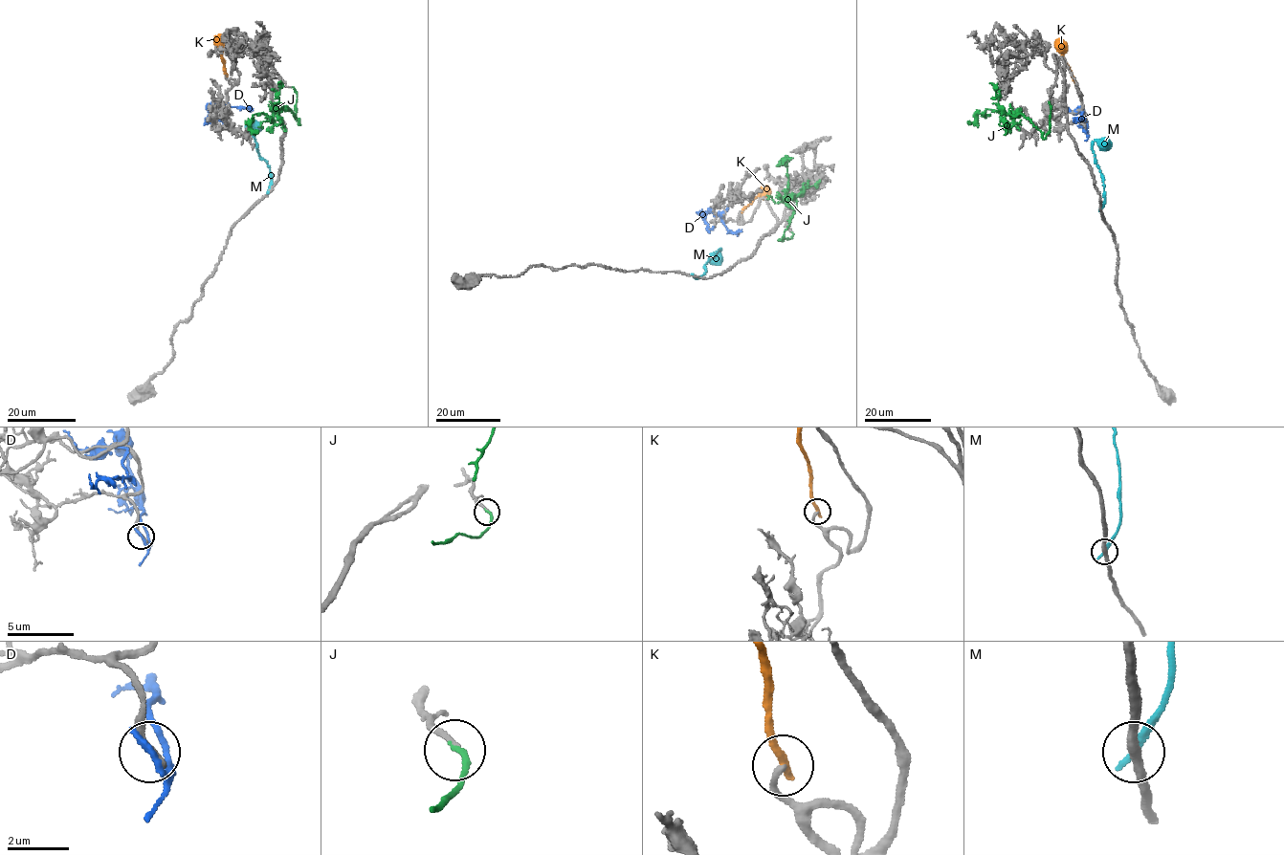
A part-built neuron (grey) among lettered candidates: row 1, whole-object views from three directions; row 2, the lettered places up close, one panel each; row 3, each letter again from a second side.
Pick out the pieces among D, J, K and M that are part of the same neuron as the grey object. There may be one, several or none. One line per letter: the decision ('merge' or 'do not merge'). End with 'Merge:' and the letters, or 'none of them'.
D: do not merge
J: merge
K: do not merge
M: do not merge
Merge: J

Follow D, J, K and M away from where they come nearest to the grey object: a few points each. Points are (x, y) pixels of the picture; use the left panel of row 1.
D: (229, 123), (227, 126), (211, 118), (209, 108), (220, 102), (239, 109), (251, 106)
J: (291, 87), (296, 92), (298, 124), (286, 106), (273, 120), (262, 113), (253, 114), (249, 128), (257, 129)
K: (227, 75), (221, 56), (221, 34)
M: (269, 191), (270, 167), (260, 157), (252, 125), (250, 129), (255, 129)

